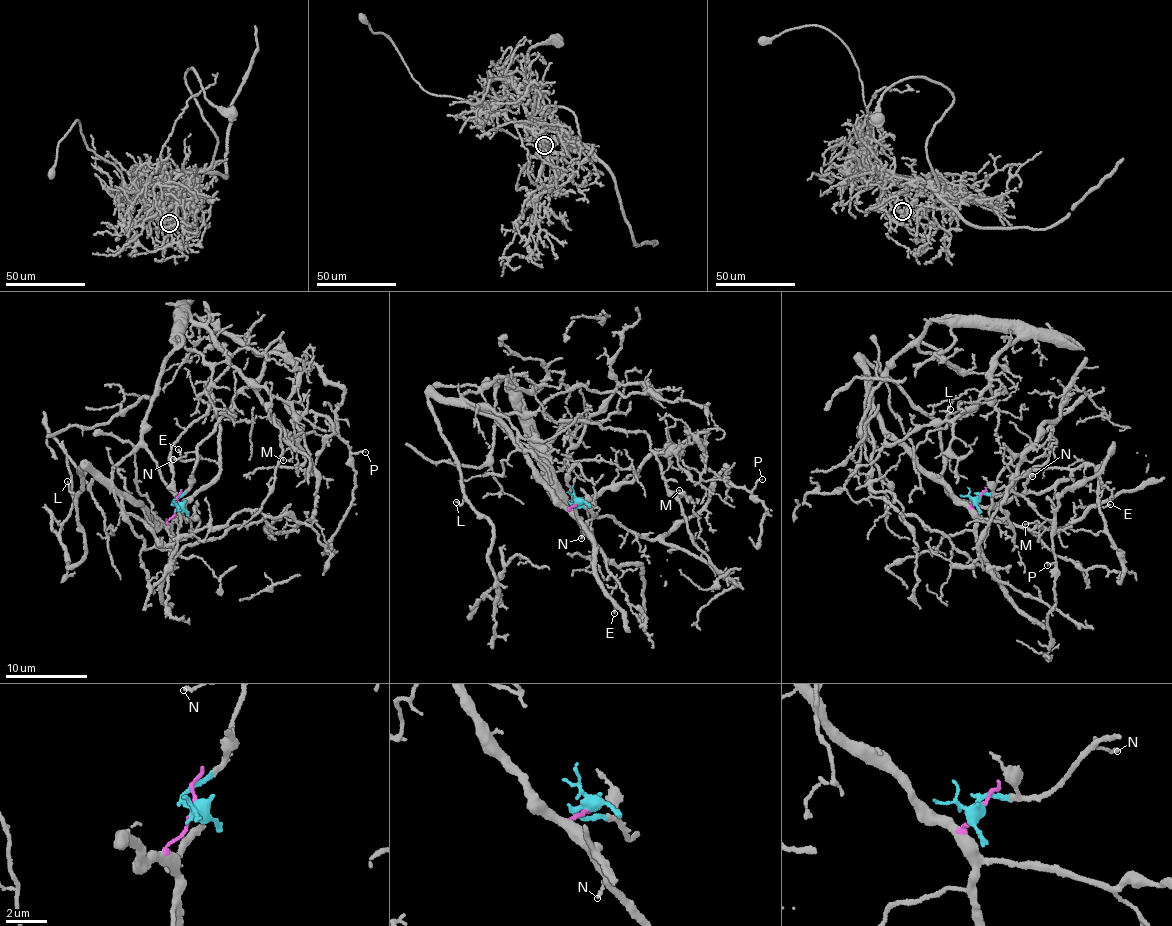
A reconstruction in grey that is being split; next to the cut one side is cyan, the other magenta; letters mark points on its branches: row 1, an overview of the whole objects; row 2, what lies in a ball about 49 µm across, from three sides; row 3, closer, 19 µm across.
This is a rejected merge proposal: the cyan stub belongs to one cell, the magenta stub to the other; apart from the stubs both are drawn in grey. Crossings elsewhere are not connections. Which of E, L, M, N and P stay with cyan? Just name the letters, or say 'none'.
M, N, P

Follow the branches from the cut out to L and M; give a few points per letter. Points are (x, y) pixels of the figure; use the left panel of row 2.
L: (176, 505), (162, 526), (148, 516), (148, 509), (81, 464), (81, 487), (75, 495), (68, 481)
M: (177, 506), (200, 443), (245, 388), (253, 388), (265, 411), (290, 434), (293, 450), (282, 454), (282, 460)

